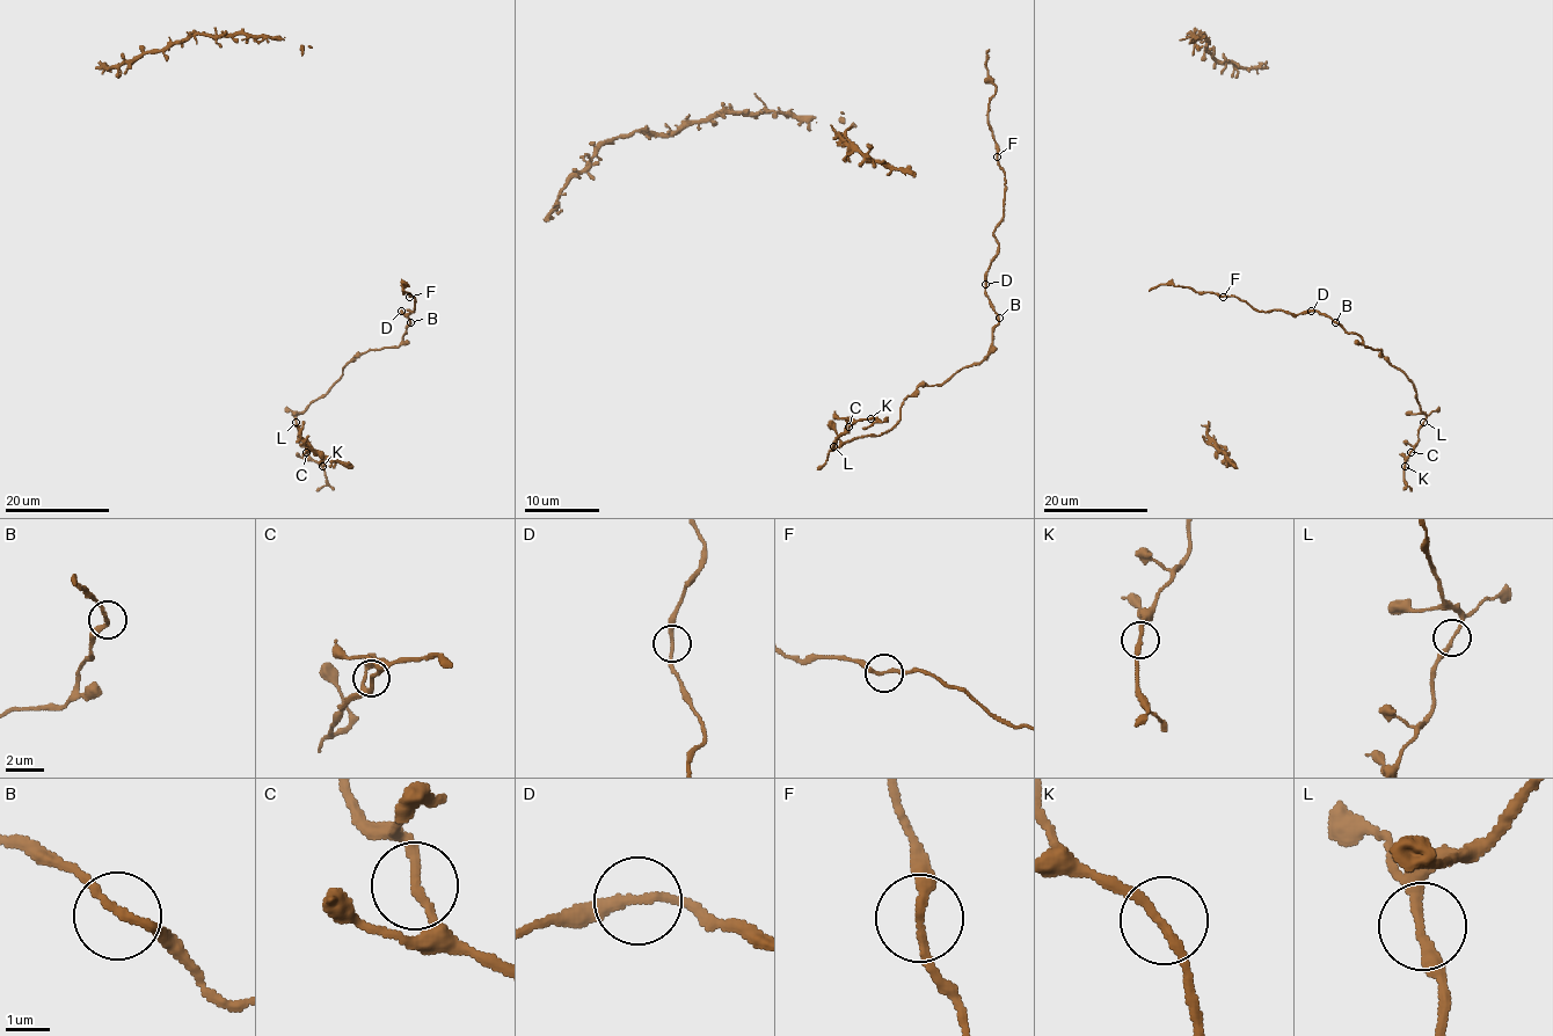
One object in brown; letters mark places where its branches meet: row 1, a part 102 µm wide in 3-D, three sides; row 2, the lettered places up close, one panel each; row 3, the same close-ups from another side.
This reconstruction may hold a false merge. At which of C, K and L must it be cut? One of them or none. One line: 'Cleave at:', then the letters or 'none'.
Cleave at: none

